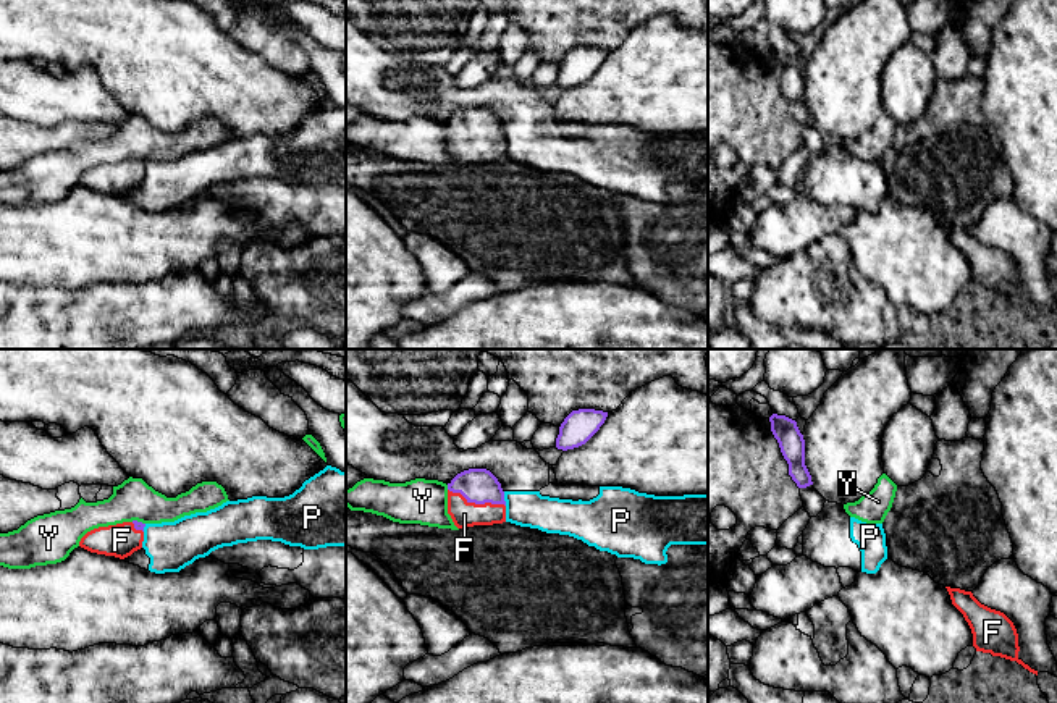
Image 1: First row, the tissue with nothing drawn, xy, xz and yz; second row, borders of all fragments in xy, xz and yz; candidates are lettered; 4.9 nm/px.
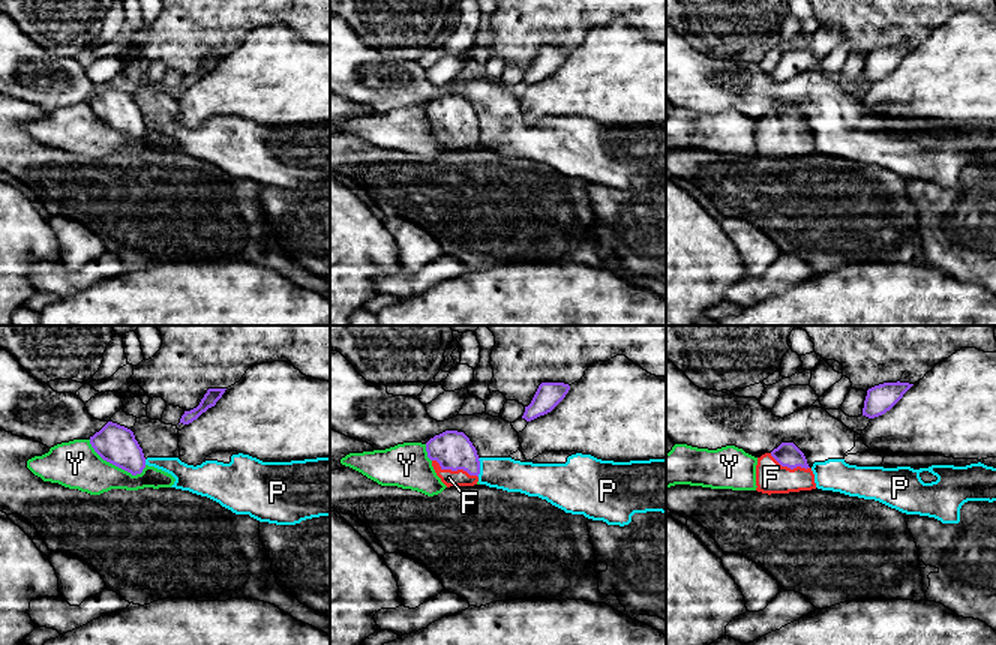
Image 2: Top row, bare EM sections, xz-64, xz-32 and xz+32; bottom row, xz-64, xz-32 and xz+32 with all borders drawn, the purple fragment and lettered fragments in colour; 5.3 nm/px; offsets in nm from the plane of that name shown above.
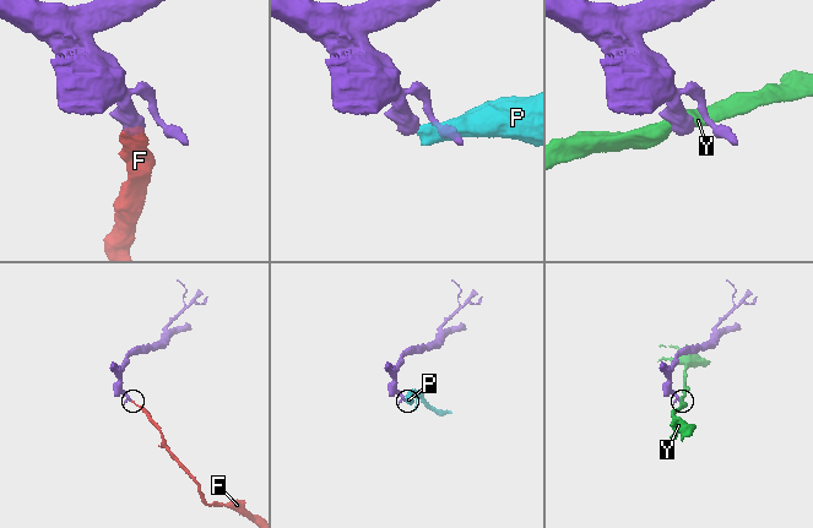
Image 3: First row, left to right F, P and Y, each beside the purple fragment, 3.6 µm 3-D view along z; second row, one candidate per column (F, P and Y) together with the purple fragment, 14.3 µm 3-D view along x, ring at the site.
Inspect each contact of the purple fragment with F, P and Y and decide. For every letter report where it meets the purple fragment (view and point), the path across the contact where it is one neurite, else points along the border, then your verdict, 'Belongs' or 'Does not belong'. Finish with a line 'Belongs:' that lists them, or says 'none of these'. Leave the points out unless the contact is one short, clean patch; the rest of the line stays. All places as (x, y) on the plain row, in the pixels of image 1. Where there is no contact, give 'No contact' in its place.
F: Touches purple at xz (477, 141). Path across: xz (477, 123), (477, 141), (464, 152). Belongs
P: Touches purple at xz (503, 136). Boundary: xz (503, 130), (506, 143). Does not belong
Y: Touches purple at xz (448, 125). Boundary: xz (446, 123), (448, 126). Does not belong
Belongs: F

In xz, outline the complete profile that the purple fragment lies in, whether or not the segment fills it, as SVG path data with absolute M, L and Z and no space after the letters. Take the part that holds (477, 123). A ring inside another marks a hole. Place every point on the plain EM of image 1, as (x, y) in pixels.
M469 107L448 121L448 152L457 166L506 160L504 129L486 107Z

